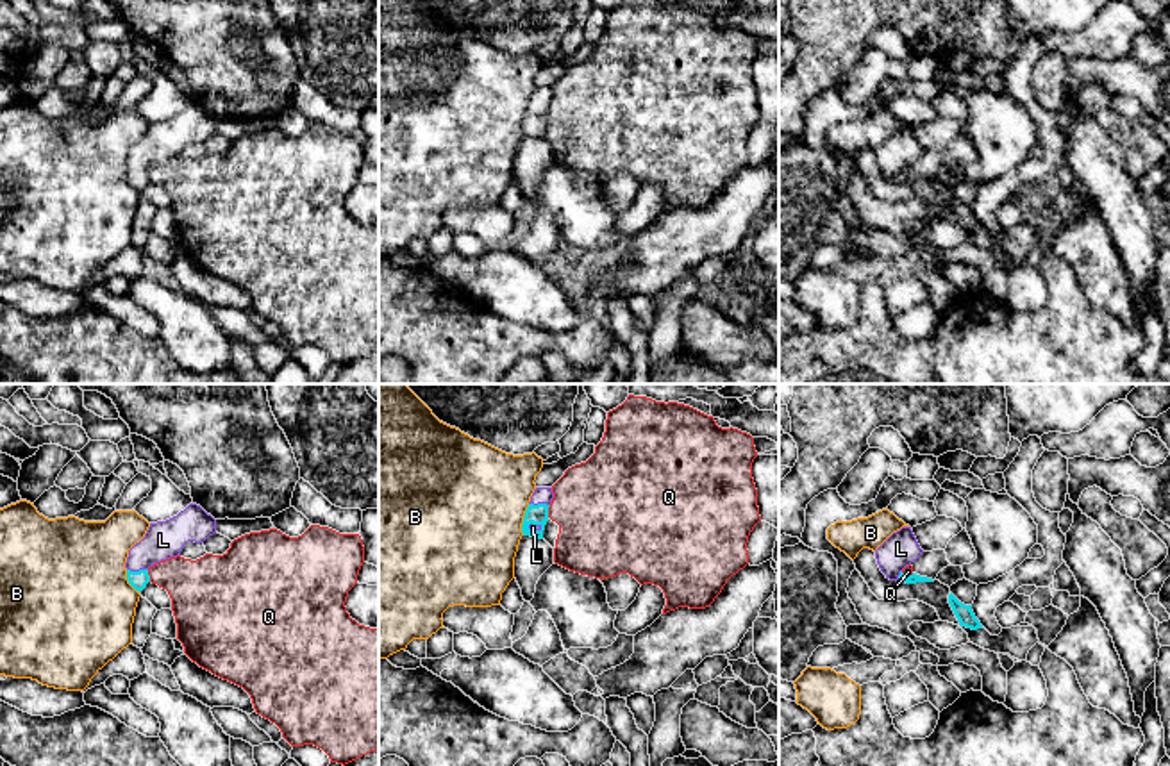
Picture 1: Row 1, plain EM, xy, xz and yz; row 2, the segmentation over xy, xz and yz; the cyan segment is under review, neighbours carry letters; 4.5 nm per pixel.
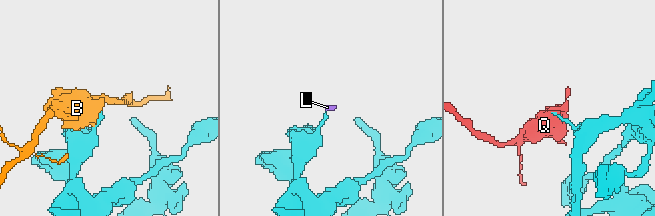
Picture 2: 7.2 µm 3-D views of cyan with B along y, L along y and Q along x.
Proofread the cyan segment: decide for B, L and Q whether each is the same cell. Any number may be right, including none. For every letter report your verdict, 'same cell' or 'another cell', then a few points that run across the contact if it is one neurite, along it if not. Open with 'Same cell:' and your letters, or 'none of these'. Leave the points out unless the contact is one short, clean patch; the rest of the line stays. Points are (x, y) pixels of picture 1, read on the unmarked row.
Same cell: L
B: another cell
L: same cell | xy (136, 179), (140, 170), (163, 140)
Q: another cell | xy (147, 170), (150, 181)

